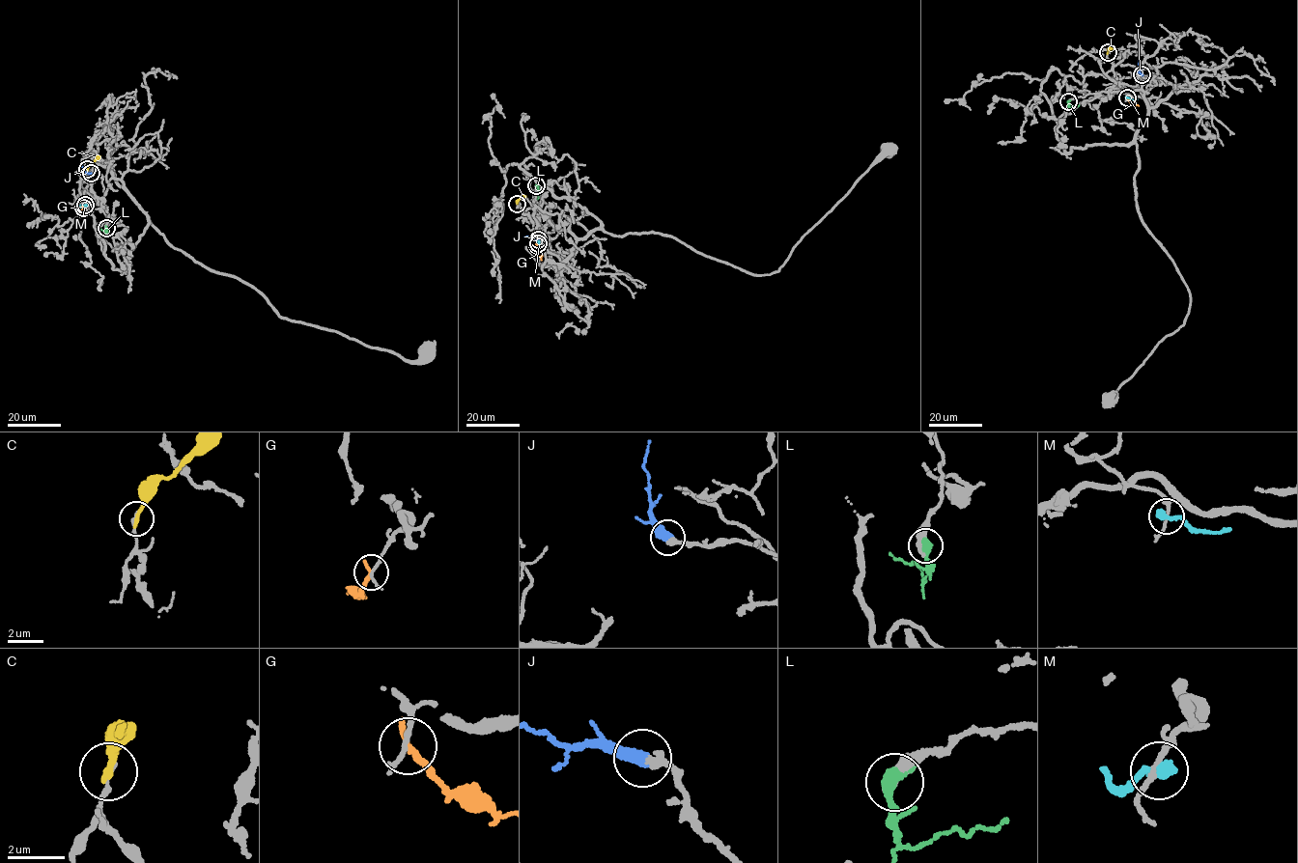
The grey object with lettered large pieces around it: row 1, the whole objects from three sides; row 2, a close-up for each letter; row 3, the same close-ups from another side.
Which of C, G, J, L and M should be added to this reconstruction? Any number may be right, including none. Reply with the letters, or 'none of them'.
J

